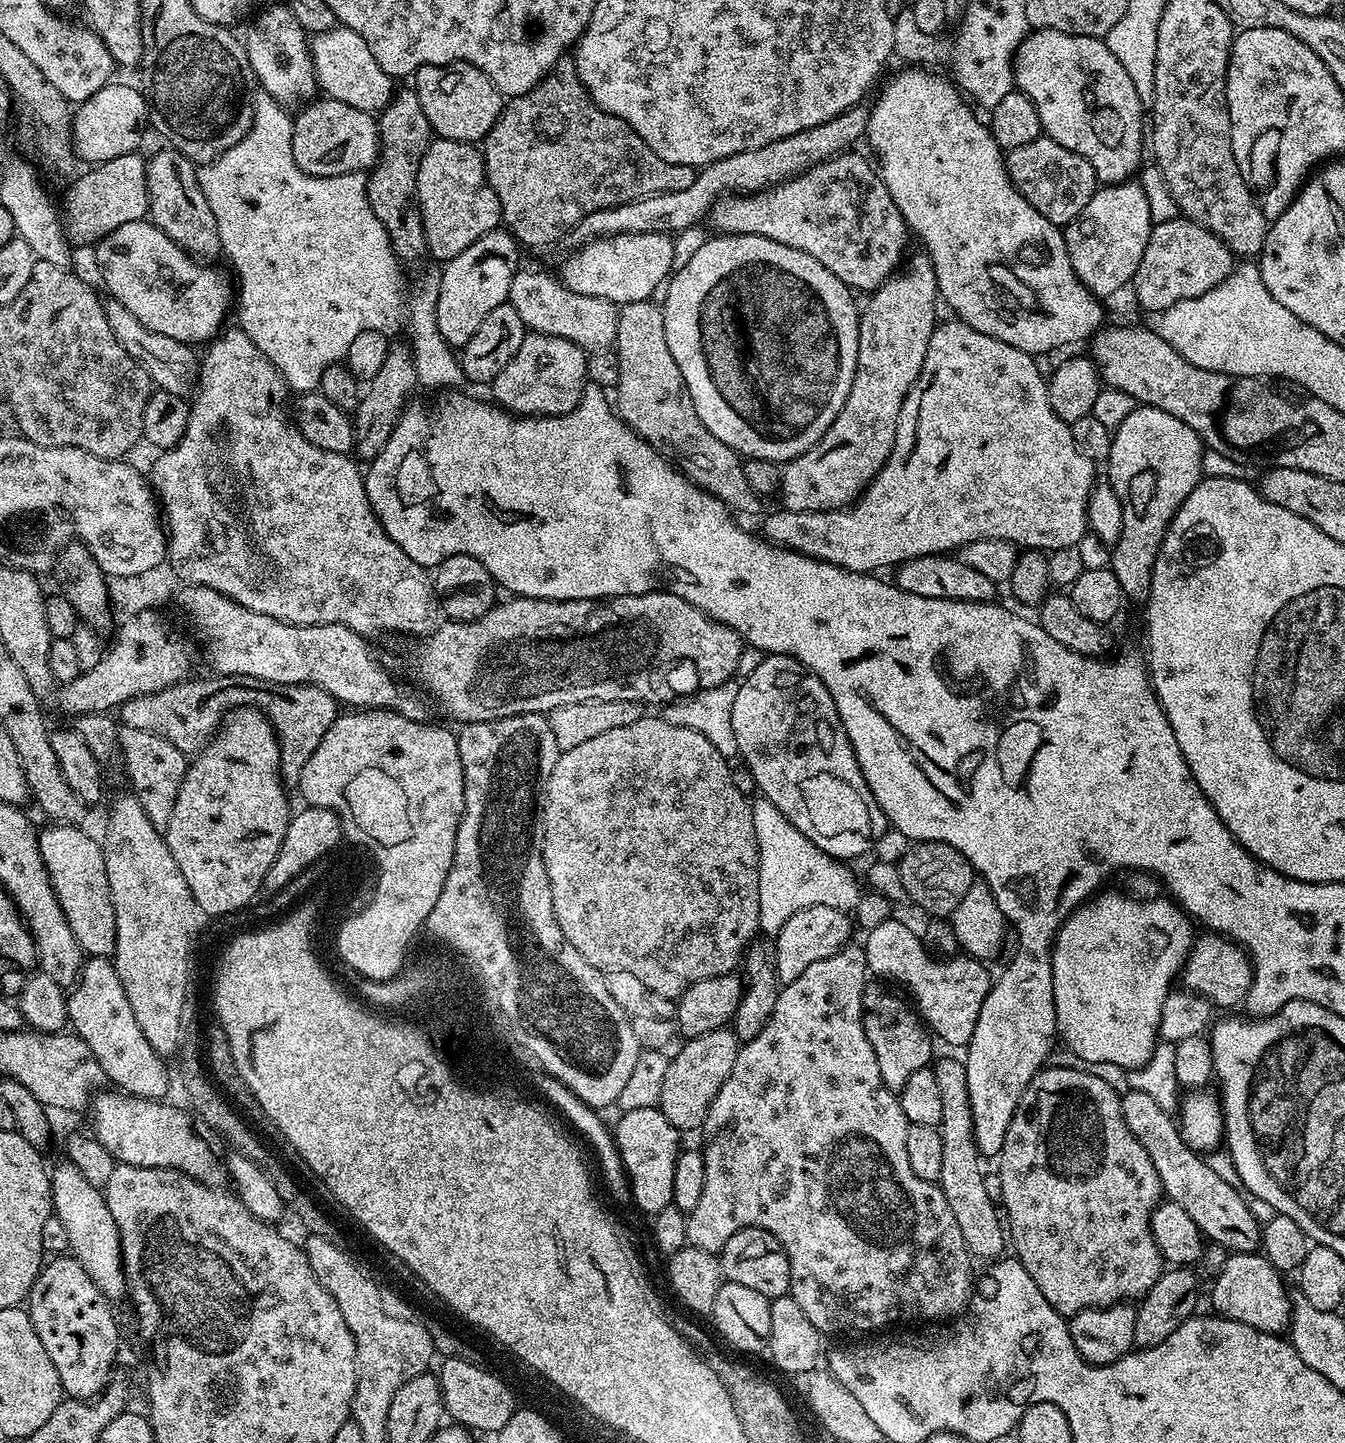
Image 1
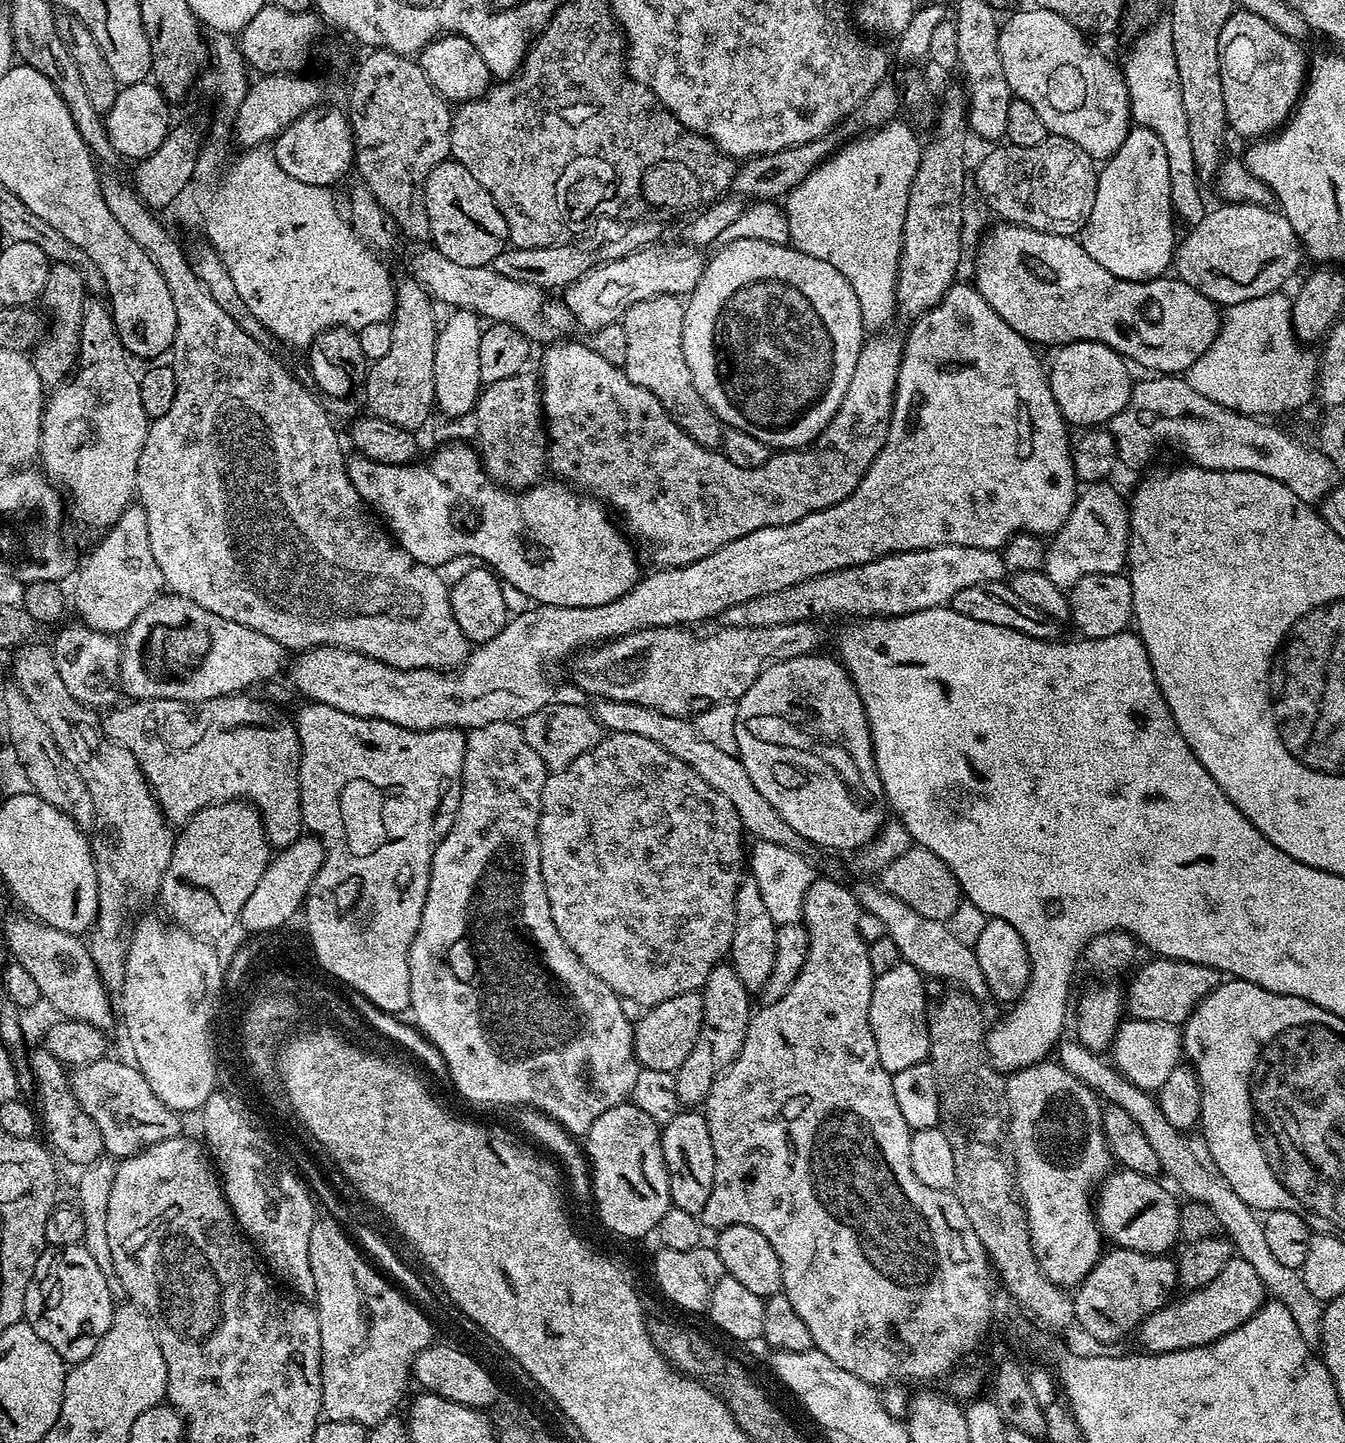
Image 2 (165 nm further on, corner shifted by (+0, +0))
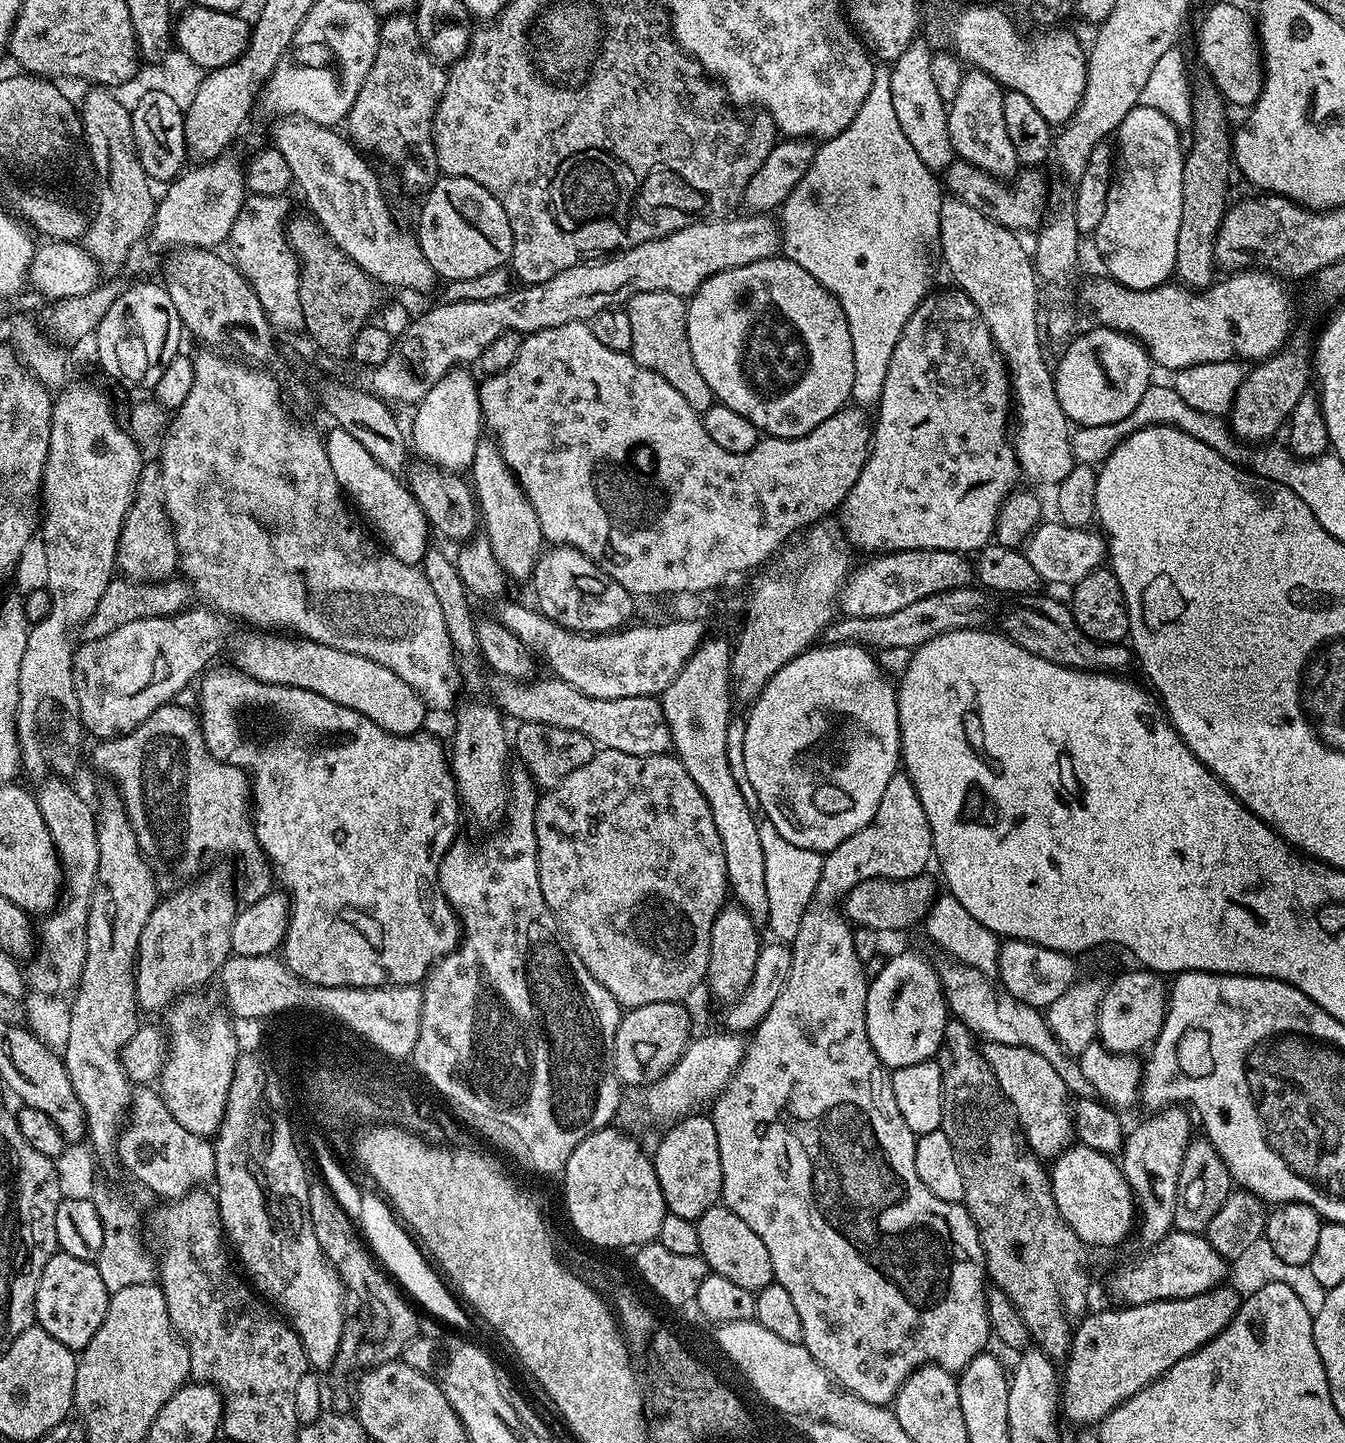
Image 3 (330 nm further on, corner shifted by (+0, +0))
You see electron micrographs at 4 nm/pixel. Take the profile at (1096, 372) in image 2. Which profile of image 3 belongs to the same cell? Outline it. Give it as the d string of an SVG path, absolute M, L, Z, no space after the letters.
M1092 326L1089 332L1078 336L1054 364L1057 398L1062 410L1073 425L1081 428L1102 427L1126 418L1153 383L1153 357L1135 336L1115 332L1113 328Z

